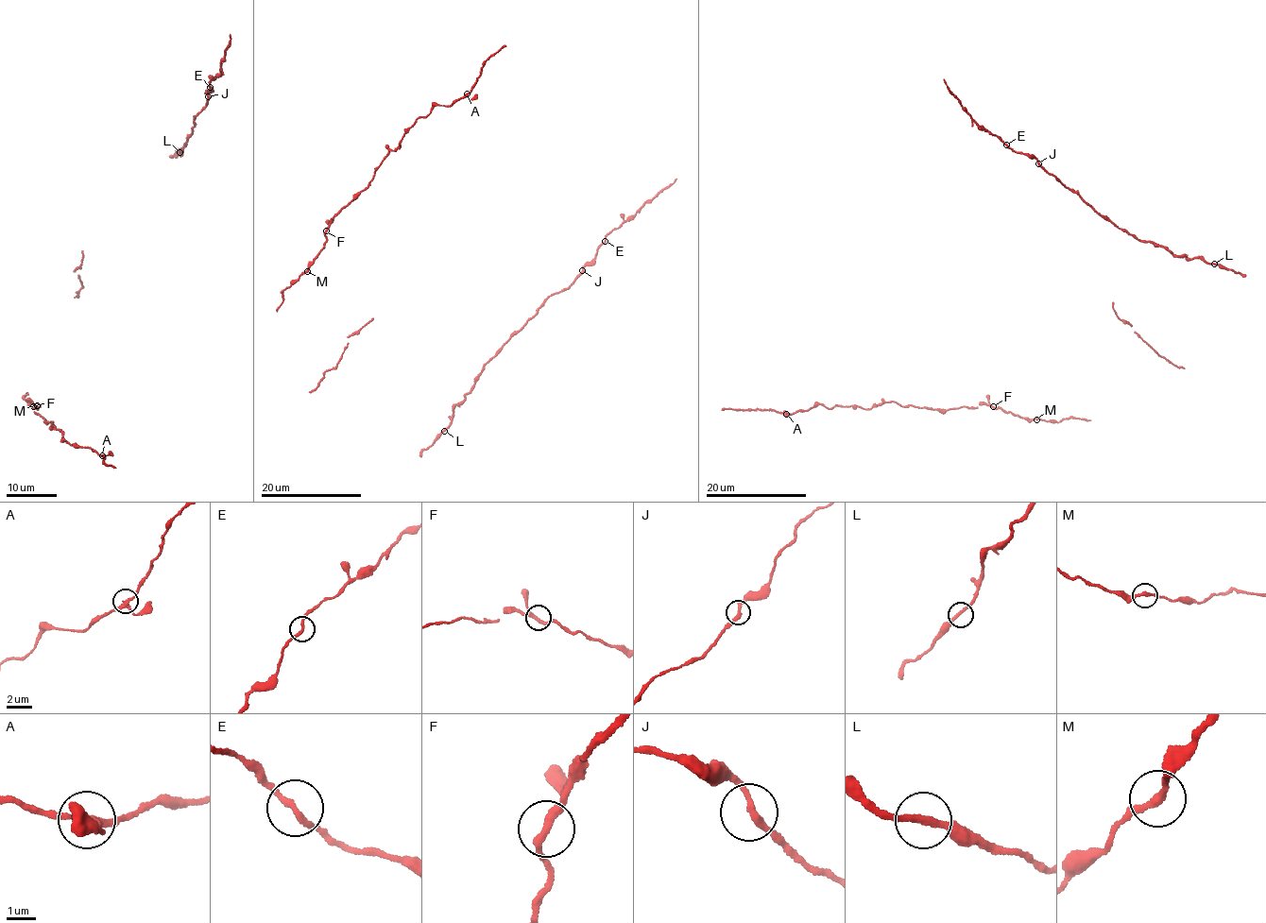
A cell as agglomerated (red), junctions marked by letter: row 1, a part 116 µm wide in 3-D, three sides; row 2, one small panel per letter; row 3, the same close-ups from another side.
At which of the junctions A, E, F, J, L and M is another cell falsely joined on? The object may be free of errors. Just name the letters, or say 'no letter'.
no letter

